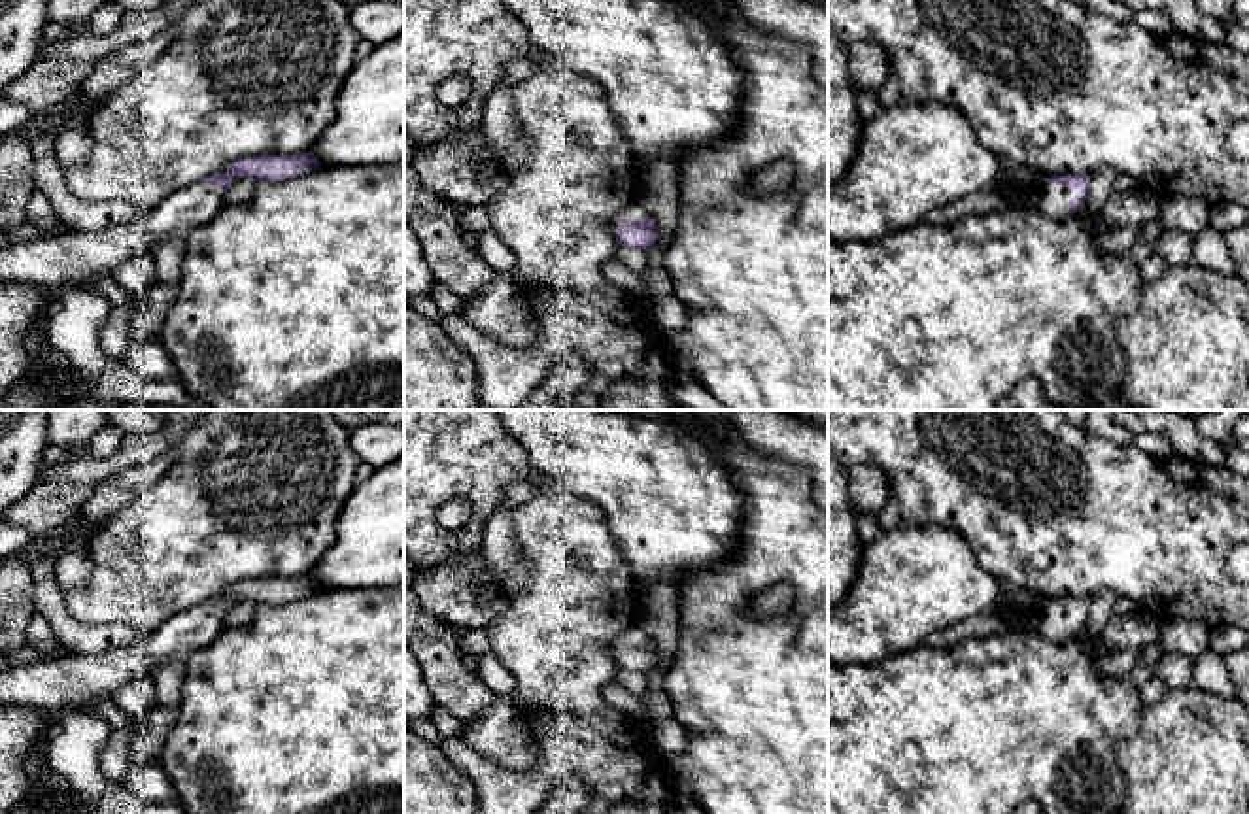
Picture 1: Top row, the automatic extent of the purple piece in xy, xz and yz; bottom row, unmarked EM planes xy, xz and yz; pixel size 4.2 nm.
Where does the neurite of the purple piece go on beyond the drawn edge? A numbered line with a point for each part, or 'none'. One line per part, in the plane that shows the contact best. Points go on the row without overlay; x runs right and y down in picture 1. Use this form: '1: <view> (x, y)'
1: yz (1055, 620)

